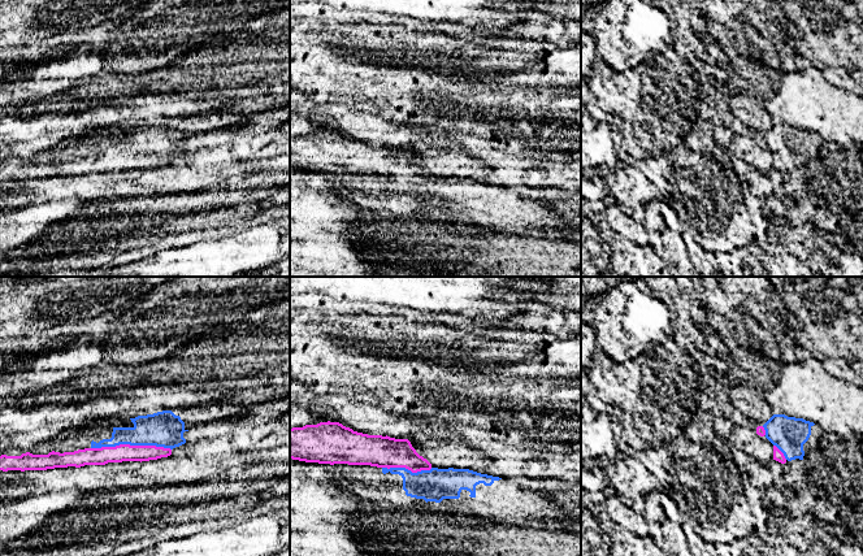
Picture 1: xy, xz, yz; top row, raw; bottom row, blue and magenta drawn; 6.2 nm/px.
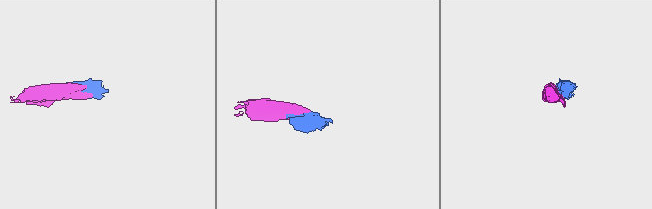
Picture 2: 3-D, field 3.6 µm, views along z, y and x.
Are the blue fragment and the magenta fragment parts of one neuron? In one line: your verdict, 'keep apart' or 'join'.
join

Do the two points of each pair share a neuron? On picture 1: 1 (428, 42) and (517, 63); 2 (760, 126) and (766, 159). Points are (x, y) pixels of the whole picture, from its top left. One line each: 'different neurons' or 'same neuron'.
1: same neuron
2: different neurons

